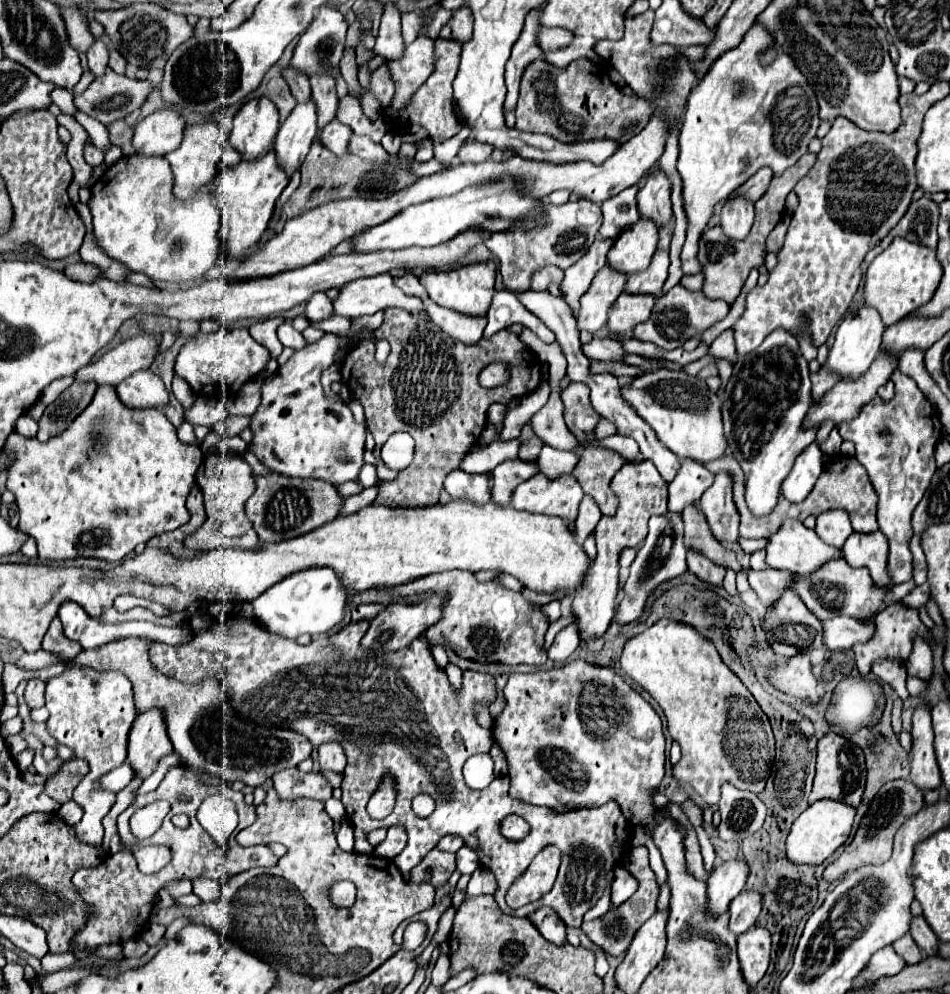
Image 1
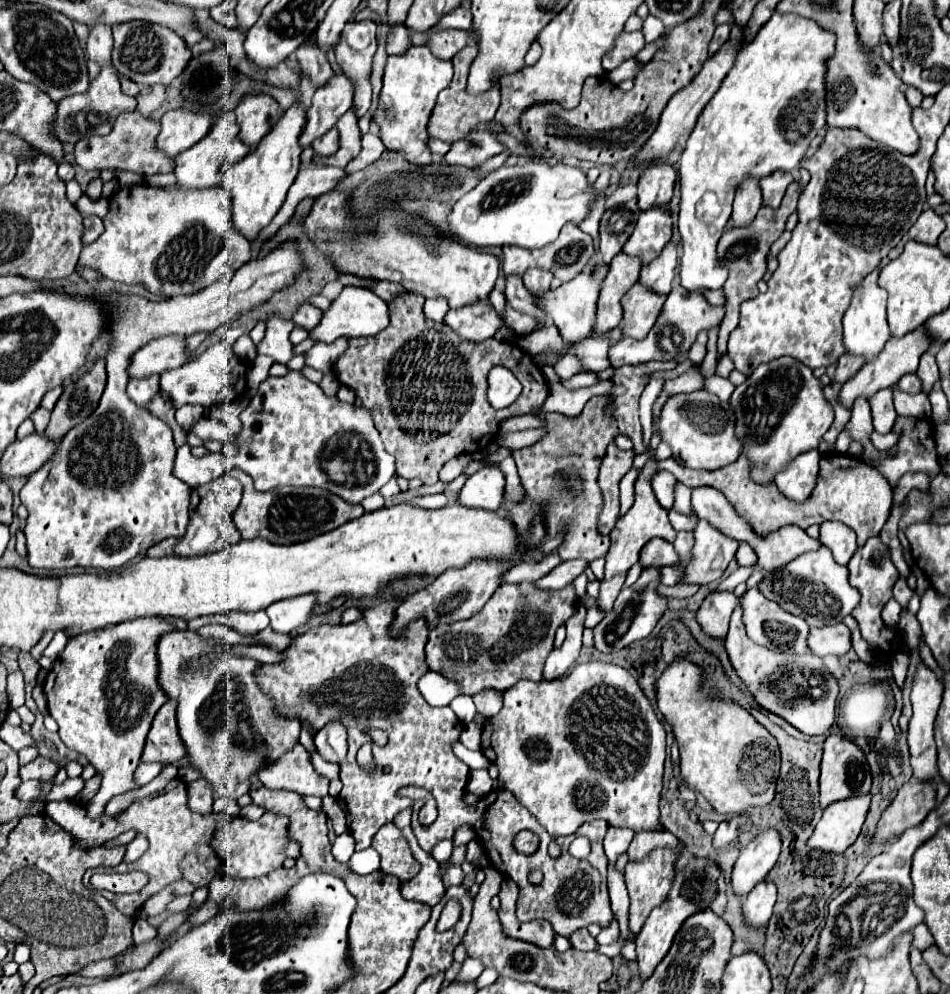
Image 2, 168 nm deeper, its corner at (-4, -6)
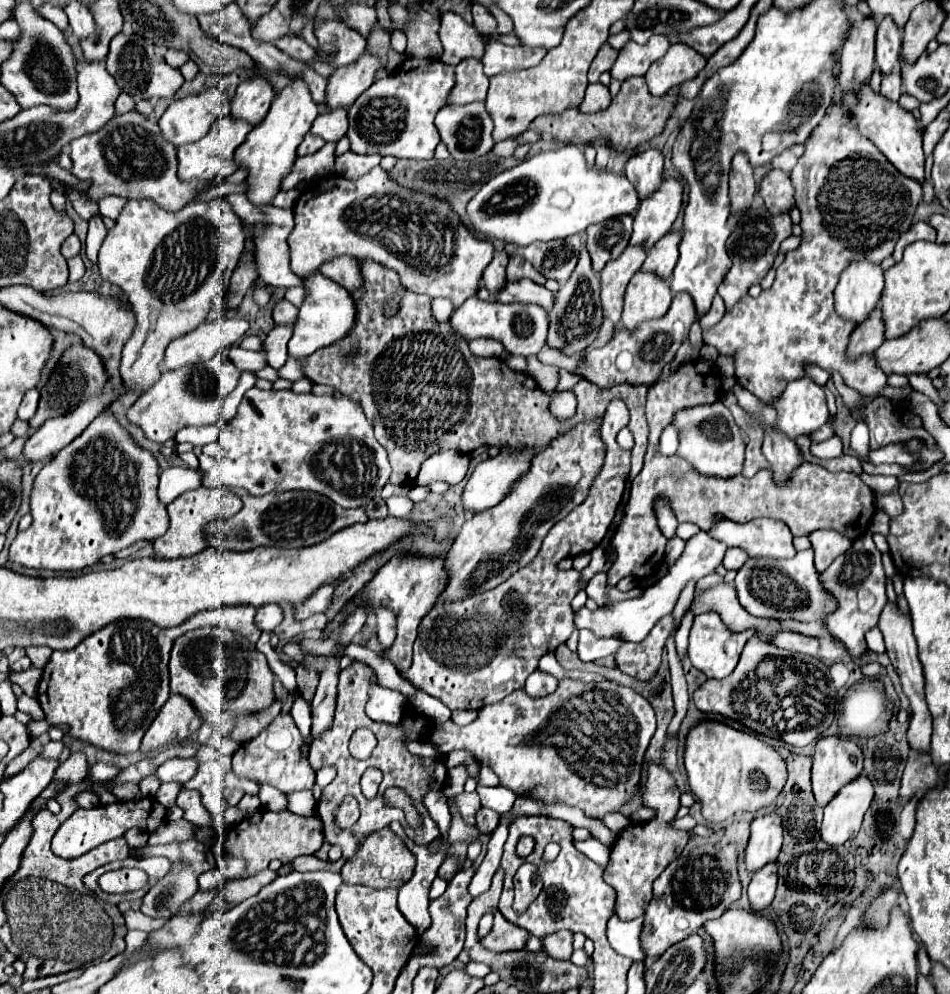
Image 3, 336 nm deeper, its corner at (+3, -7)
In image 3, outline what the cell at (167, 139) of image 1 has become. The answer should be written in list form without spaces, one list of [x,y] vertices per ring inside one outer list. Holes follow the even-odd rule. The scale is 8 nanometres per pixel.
[[[212,87],[208,91],[202,91],[202,93],[188,95],[188,97],[182,97],[178,101],[172,101],[158,125],[160,125],[162,135],[166,137],[166,141],[180,147],[180,145],[194,143],[194,141],[202,139],[202,135],[206,135],[206,131],[210,131],[212,123],[220,117],[226,117],[226,115],[230,115],[230,95],[224,93],[220,87]]]

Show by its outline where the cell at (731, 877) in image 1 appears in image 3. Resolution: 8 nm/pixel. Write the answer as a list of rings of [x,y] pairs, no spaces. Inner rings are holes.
[[[778,813],[760,815],[752,821],[752,833],[746,847],[746,867],[758,871],[766,863],[774,861],[782,847],[782,817]]]

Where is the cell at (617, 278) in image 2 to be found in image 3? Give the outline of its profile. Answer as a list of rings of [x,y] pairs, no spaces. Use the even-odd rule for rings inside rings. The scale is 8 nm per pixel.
[[[628,245],[624,253],[618,259],[612,259],[602,269],[602,307],[604,317],[618,323],[624,307],[624,291],[628,281],[636,271],[640,271],[642,263],[646,259],[646,249],[640,245]]]

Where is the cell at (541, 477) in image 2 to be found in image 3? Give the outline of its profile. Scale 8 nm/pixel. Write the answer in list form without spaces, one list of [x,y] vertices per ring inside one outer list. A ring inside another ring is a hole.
[[[360,259],[360,273],[364,285],[350,293],[356,305],[356,321],[352,331],[342,337],[338,343],[318,349],[314,355],[306,357],[302,363],[302,373],[310,383],[318,385],[330,385],[338,393],[354,399],[364,409],[370,425],[374,427],[374,435],[378,443],[388,451],[388,461],[392,465],[392,477],[390,483],[414,483],[416,475],[420,471],[420,465],[430,455],[444,451],[444,449],[456,449],[462,453],[470,453],[482,445],[496,445],[501,449],[522,450],[531,447],[537,455],[542,449],[546,449],[546,443],[550,439],[556,439],[566,431],[566,427],[574,427],[574,423],[580,423],[582,419],[594,419],[594,415],[604,415],[608,403],[612,399],[624,399],[624,403],[630,407],[630,423],[628,429],[634,435],[634,449],[632,449],[631,469],[628,480],[632,481],[640,472],[644,463],[646,443],[648,443],[648,425],[644,417],[644,403],[646,403],[646,391],[648,387],[630,387],[630,385],[614,385],[606,391],[598,391],[592,383],[580,381],[574,385],[572,393],[576,395],[576,415],[570,419],[556,419],[550,413],[550,395],[544,393],[534,385],[534,379],[526,373],[512,371],[502,359],[496,357],[476,357],[470,353],[466,339],[462,339],[450,323],[440,323],[432,315],[428,295],[404,295],[402,309],[398,315],[386,319],[382,315],[382,301],[386,295],[400,289],[400,279],[396,271],[390,271],[370,259]],[[356,349],[356,355],[350,359],[350,351]]]

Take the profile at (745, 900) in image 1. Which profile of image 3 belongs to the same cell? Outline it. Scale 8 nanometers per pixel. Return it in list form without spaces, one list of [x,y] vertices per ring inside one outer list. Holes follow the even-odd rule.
[[[776,861],[764,865],[762,869],[758,869],[748,885],[748,897],[752,903],[752,909],[762,911],[766,907],[770,907],[772,899],[774,899],[774,891],[776,891]]]

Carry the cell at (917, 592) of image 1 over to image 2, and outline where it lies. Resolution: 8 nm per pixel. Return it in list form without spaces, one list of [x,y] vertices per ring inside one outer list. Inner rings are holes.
[[[899,578],[897,584],[895,584],[895,588],[893,588],[893,598],[901,604],[901,608],[907,608],[909,606],[909,600],[911,600],[913,594],[915,594],[915,590],[911,590],[907,586],[907,580],[905,578]]]

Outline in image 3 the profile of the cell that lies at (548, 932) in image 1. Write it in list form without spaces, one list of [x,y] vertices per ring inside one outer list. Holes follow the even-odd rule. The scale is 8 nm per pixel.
[[[500,911],[494,913],[494,927],[492,931],[482,939],[482,947],[494,953],[504,953],[504,951],[518,951],[524,949],[526,935],[520,927],[514,927],[510,921],[502,919]]]

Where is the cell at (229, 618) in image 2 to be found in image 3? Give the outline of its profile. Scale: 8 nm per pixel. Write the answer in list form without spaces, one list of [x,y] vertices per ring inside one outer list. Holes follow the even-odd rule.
[[[224,605],[200,611],[170,629],[142,619],[120,619],[98,629],[70,651],[54,651],[38,689],[46,721],[68,723],[72,737],[106,751],[124,755],[138,751],[142,735],[170,697],[168,661],[174,641],[190,629],[222,625],[256,643],[260,631],[254,627],[254,611],[254,605]]]

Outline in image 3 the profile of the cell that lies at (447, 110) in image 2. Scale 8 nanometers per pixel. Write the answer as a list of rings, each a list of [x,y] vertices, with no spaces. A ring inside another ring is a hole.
[[[464,59],[456,67],[456,87],[450,93],[450,105],[484,101],[488,91],[488,77],[478,59]]]

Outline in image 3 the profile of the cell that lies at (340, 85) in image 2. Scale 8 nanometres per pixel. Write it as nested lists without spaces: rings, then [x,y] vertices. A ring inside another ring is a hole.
[[[364,51],[356,61],[334,69],[334,73],[328,79],[328,107],[336,109],[336,107],[350,107],[374,81],[376,81],[376,73],[382,69],[384,65],[380,63],[380,59],[376,55],[372,55],[370,51]]]

